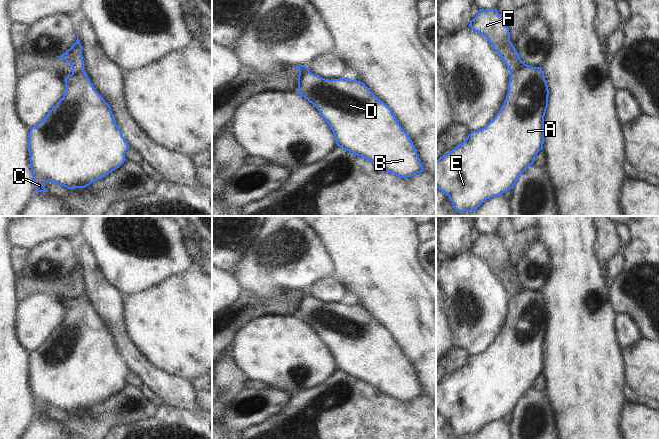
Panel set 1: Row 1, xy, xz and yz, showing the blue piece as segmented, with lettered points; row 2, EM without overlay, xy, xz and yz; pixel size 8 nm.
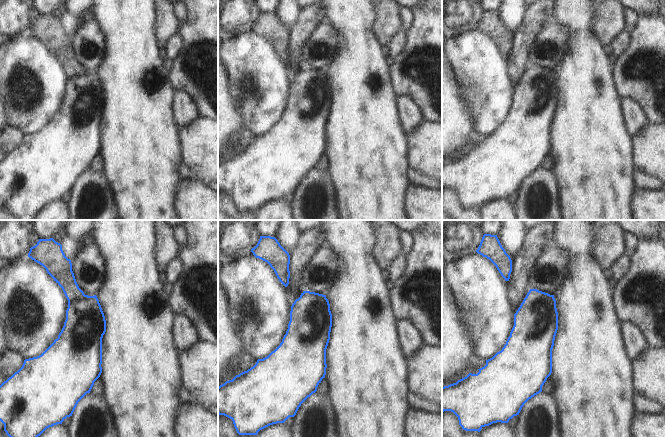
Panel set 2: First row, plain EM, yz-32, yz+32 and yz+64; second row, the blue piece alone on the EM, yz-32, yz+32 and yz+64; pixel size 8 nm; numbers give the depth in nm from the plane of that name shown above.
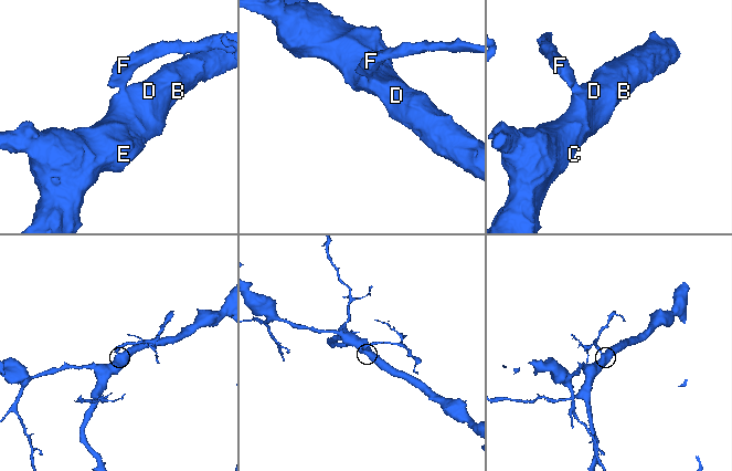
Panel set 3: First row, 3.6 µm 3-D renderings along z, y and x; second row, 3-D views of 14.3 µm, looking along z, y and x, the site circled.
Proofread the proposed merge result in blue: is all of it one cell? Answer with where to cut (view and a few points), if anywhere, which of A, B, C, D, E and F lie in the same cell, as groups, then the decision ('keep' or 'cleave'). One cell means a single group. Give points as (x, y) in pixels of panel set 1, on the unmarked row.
yz (524, 287), (510, 296) | A B C D E / F | cleave

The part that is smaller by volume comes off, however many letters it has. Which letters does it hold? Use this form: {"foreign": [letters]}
{"foreign": ["F"]}

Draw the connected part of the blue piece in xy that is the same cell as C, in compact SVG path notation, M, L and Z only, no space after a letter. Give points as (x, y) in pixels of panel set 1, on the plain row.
M83 294L64 303L65 316L48 338L30 353L28 375L34 416L48 416L45 406L67 413L85 412L119 392L129 372L110 329L94 313Z

